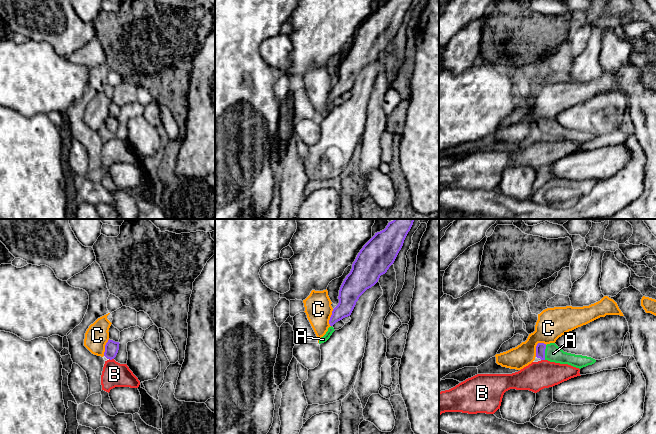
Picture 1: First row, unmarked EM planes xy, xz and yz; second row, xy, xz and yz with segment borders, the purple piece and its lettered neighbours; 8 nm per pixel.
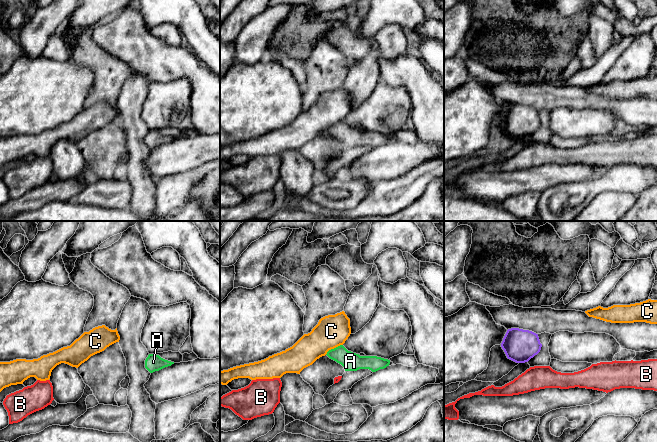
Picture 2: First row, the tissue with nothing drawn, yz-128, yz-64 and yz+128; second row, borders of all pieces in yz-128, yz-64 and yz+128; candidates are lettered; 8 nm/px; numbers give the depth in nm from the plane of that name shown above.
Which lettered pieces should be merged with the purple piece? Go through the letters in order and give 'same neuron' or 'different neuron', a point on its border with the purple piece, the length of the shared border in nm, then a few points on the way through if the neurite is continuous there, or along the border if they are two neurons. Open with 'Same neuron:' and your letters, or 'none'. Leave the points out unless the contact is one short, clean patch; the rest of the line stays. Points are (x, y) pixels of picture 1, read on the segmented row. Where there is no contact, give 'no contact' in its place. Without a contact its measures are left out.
Same neuron: A
A: same neuron; meets purple in yz at (544, 352); contact 120 nm long; runs through yz (540, 348), (544, 352), (553, 353)
B: different neuron; meets purple in xy at (111, 359); contact 40 nm long; border along xy (109, 358), (113, 359)
C: different neuron; meets purple in yz at (536, 346); contact 140 nm long; border along yz (545, 343), (537, 344), (535, 356)

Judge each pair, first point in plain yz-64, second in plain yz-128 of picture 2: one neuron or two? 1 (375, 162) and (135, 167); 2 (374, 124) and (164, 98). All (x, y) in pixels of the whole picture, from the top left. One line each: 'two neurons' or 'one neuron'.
1: two neurons
2: one neuron

